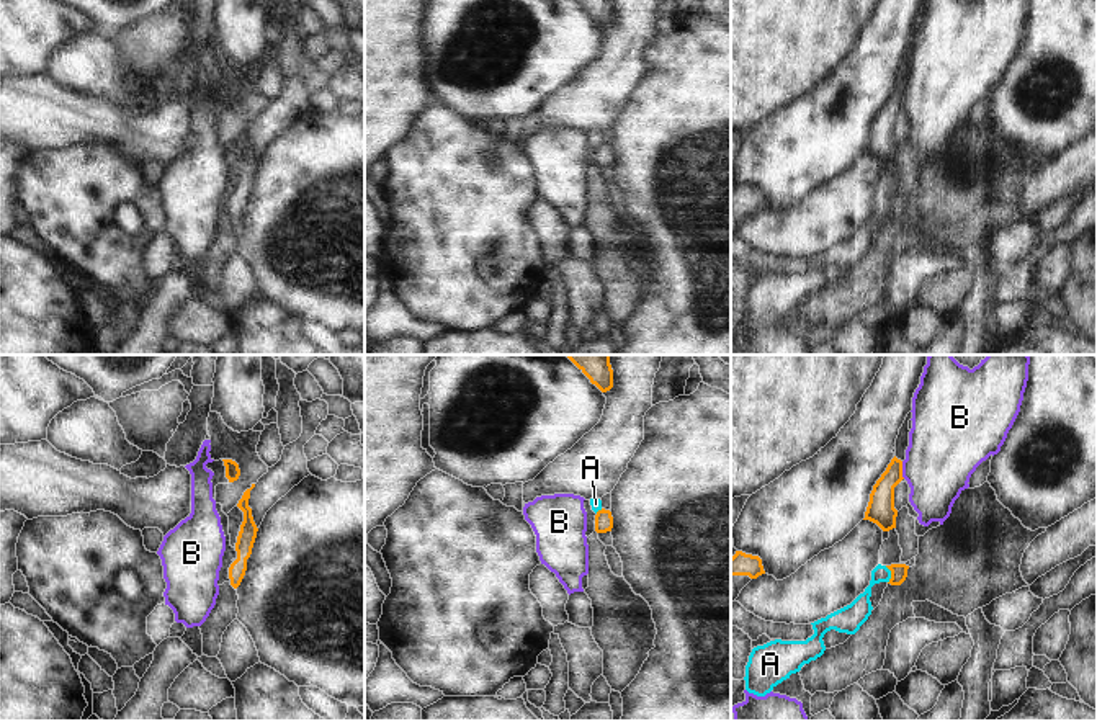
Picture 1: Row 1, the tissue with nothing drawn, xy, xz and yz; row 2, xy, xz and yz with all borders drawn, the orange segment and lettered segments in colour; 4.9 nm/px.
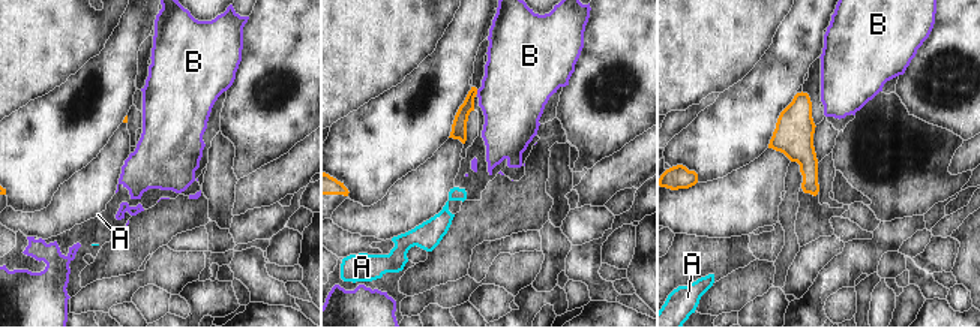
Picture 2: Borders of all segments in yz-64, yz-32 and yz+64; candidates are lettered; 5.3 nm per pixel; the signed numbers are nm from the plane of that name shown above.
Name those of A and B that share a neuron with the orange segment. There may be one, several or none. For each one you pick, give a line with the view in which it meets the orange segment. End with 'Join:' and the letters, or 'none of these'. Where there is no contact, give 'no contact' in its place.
Join: none of these

